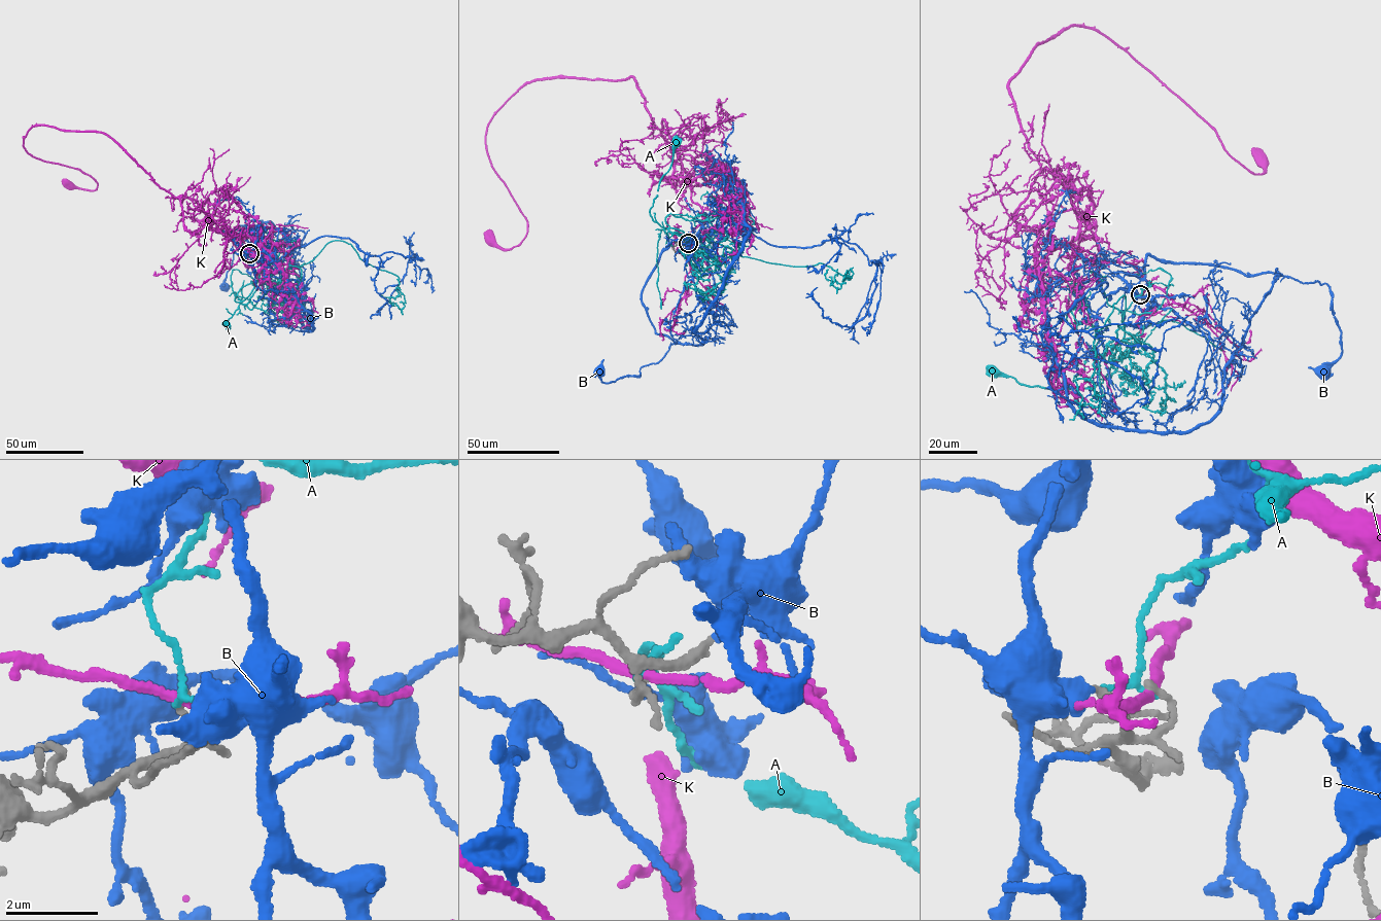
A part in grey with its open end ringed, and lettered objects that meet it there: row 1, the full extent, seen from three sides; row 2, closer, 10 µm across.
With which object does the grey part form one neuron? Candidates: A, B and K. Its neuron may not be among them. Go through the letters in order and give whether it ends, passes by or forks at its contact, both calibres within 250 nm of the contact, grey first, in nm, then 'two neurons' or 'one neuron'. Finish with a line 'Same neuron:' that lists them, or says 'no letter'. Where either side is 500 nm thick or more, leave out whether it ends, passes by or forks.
A: it ends there; 130 nm thick on the grey side, 170 nm on the other; two neurons
B: 240 nm thick on the grey side, 500 nm on the other; two neurons
K: it passes by; 130 nm thick on the grey side, 200 nm on the other; two neurons
Same neuron: no letter

